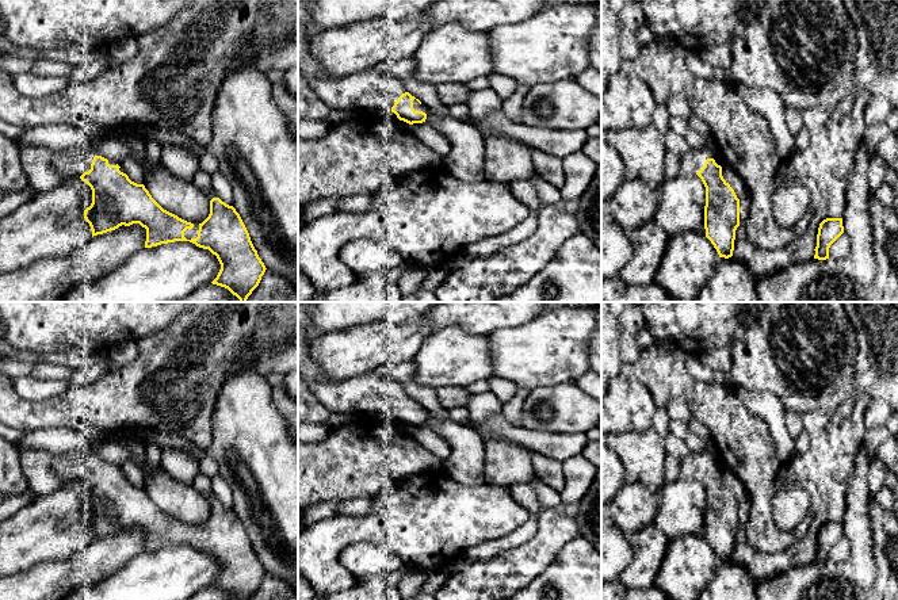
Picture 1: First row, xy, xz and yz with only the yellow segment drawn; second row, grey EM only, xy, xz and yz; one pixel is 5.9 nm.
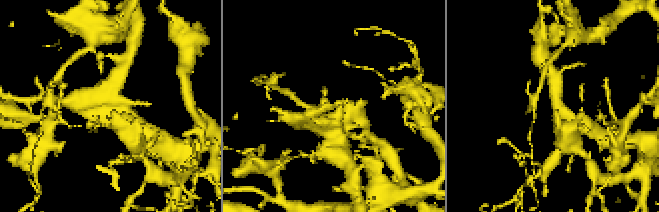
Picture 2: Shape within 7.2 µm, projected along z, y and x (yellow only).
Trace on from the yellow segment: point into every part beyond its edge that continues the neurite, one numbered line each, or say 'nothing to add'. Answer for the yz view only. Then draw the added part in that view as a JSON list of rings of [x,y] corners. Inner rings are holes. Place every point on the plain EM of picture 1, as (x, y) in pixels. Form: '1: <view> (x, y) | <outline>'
1: yz (694, 463) | [[[712,448],[703,452],[689,452],[685,459],[681,460],[681,469],[684,474],[696,478],[704,470],[707,462],[714,462],[715,466],[722,470],[719,456]]]

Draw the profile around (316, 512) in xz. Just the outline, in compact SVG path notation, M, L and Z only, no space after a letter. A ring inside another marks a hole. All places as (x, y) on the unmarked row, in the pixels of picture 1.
M335 500L335 501L321 501L312 504L306 507L299 515L298 521L302 526L314 524L317 521L321 521L324 519L336 516L339 512L339 508L345 502L347 500Z

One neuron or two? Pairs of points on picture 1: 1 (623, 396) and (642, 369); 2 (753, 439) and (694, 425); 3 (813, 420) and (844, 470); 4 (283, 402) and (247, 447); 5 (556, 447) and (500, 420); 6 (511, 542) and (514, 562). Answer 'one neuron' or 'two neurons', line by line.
1: two neurons
2: two neurons
3: one neuron
4: two neurons
5: one neuron
6: two neurons

